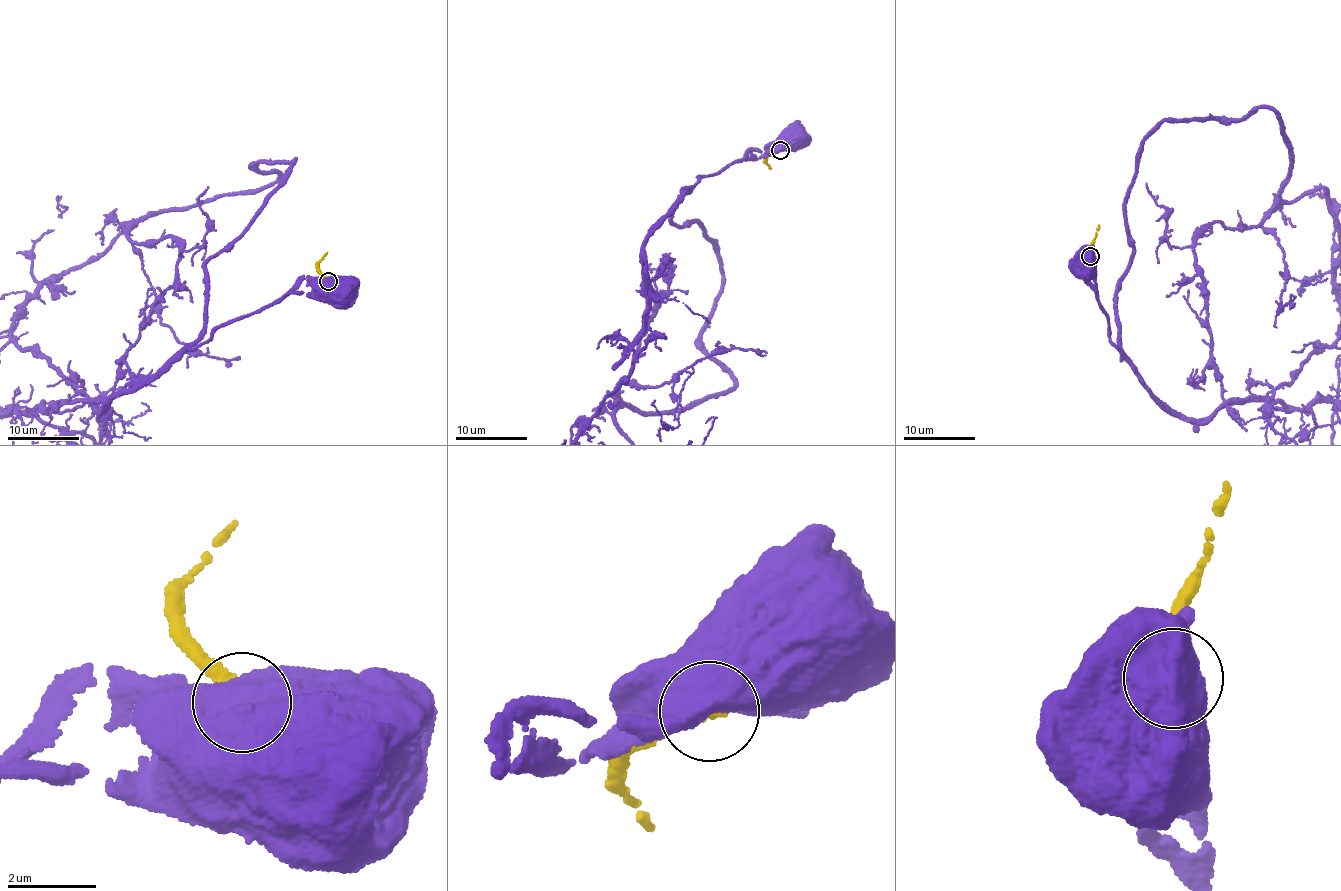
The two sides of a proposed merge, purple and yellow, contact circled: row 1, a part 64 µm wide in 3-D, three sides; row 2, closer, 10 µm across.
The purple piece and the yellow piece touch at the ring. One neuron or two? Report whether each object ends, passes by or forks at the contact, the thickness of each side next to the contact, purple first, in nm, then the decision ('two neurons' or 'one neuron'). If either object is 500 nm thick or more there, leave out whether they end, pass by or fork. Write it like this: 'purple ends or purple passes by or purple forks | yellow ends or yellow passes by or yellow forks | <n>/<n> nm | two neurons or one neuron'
1050/320 nm | two neurons

